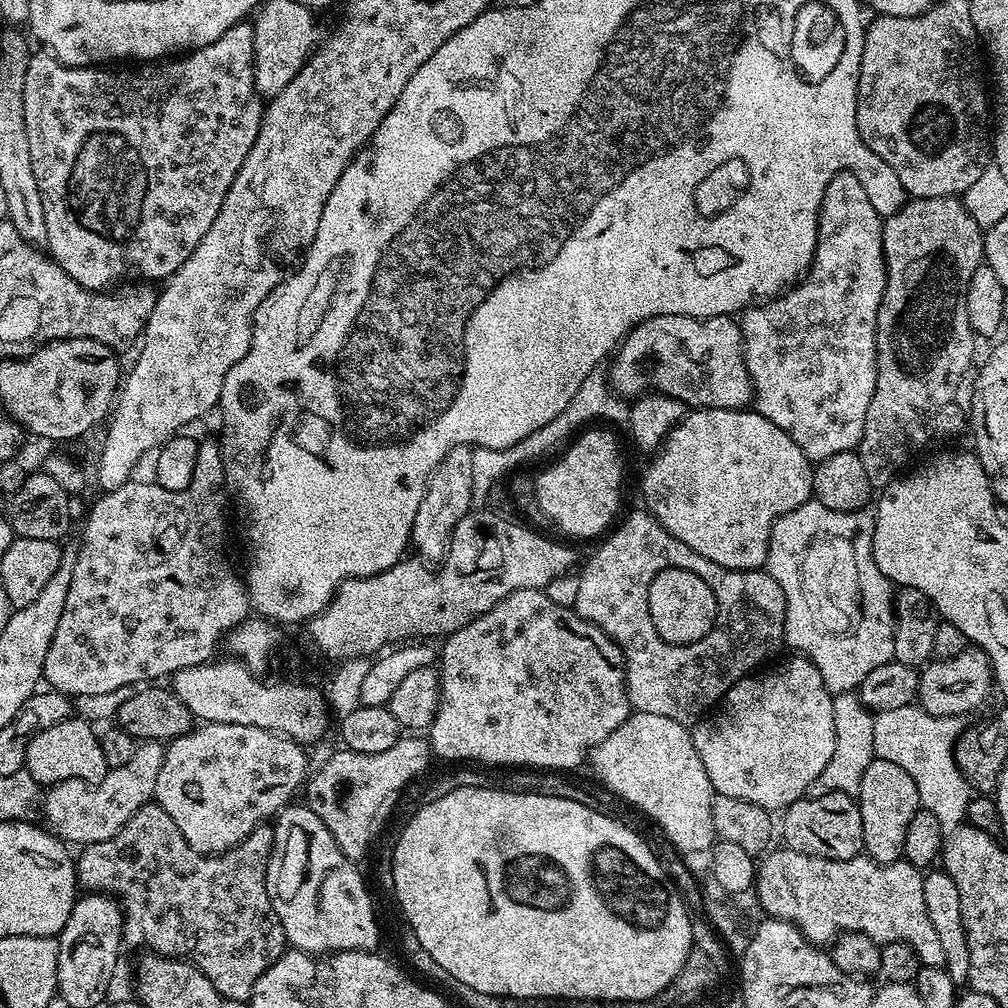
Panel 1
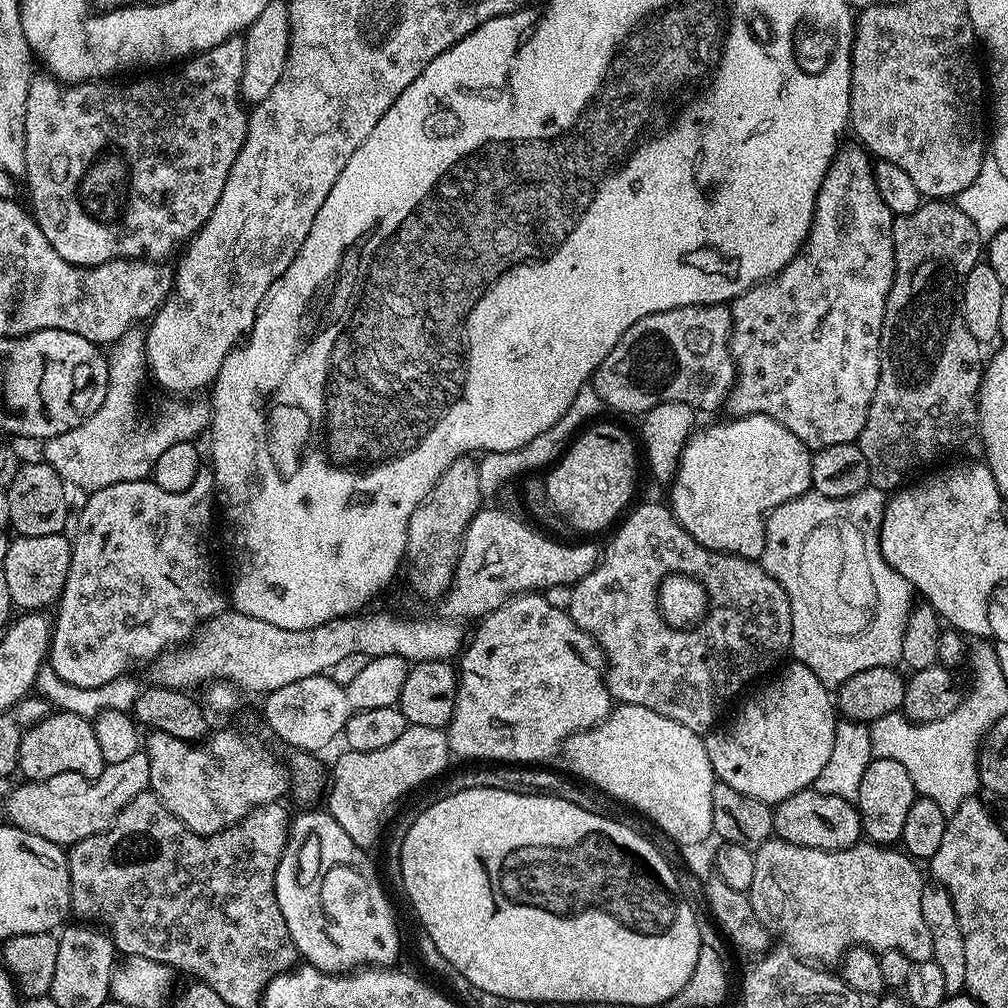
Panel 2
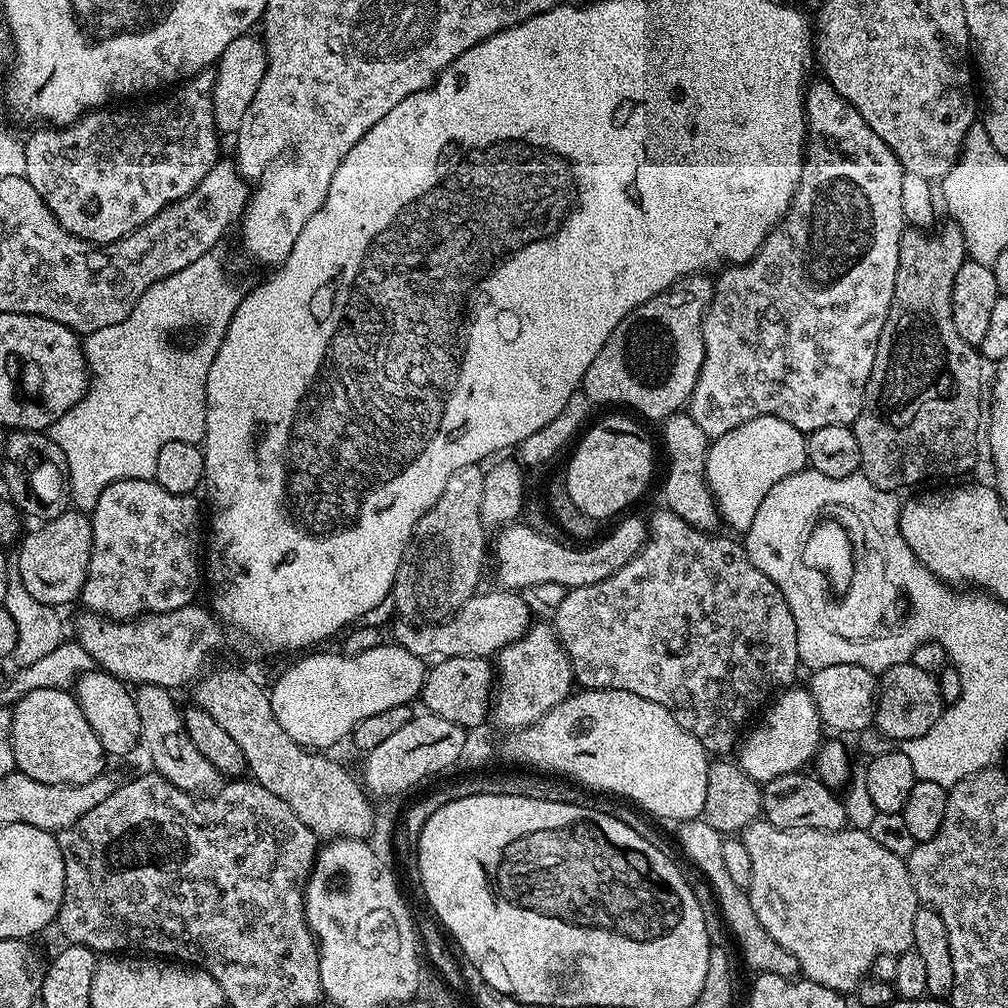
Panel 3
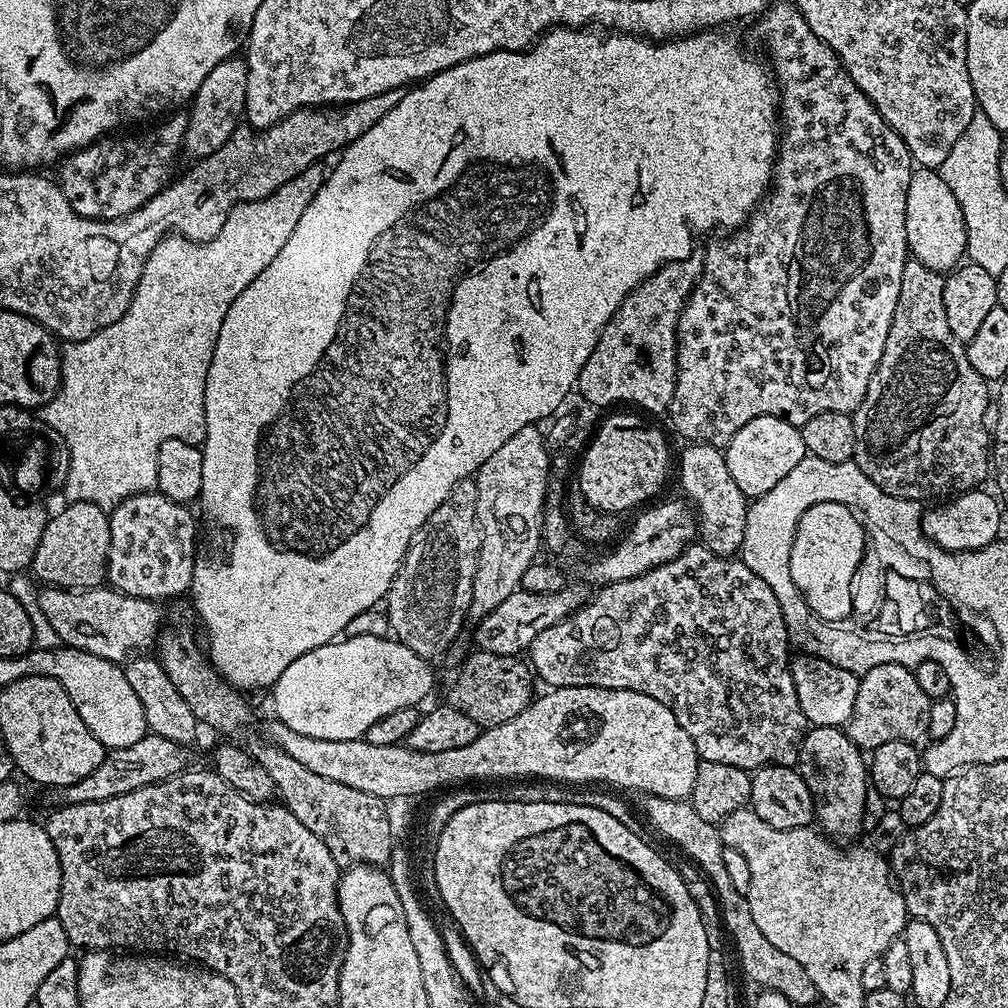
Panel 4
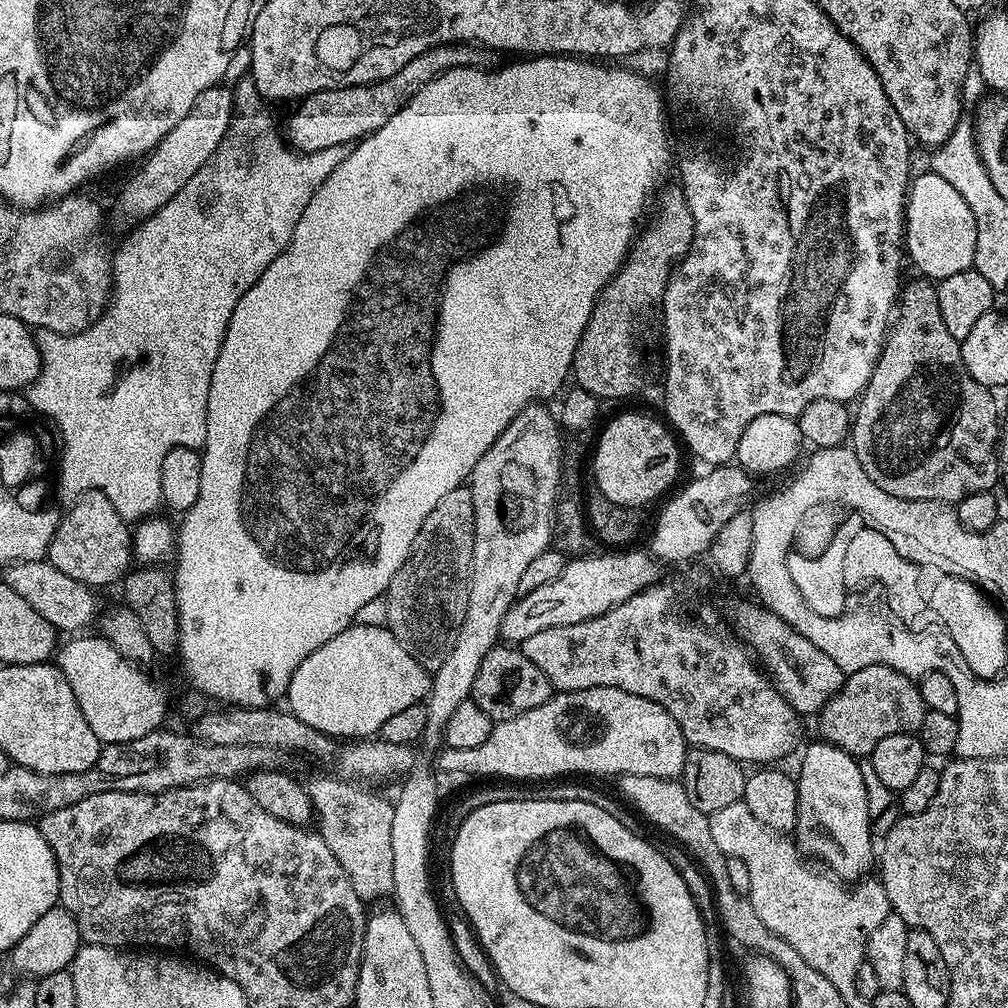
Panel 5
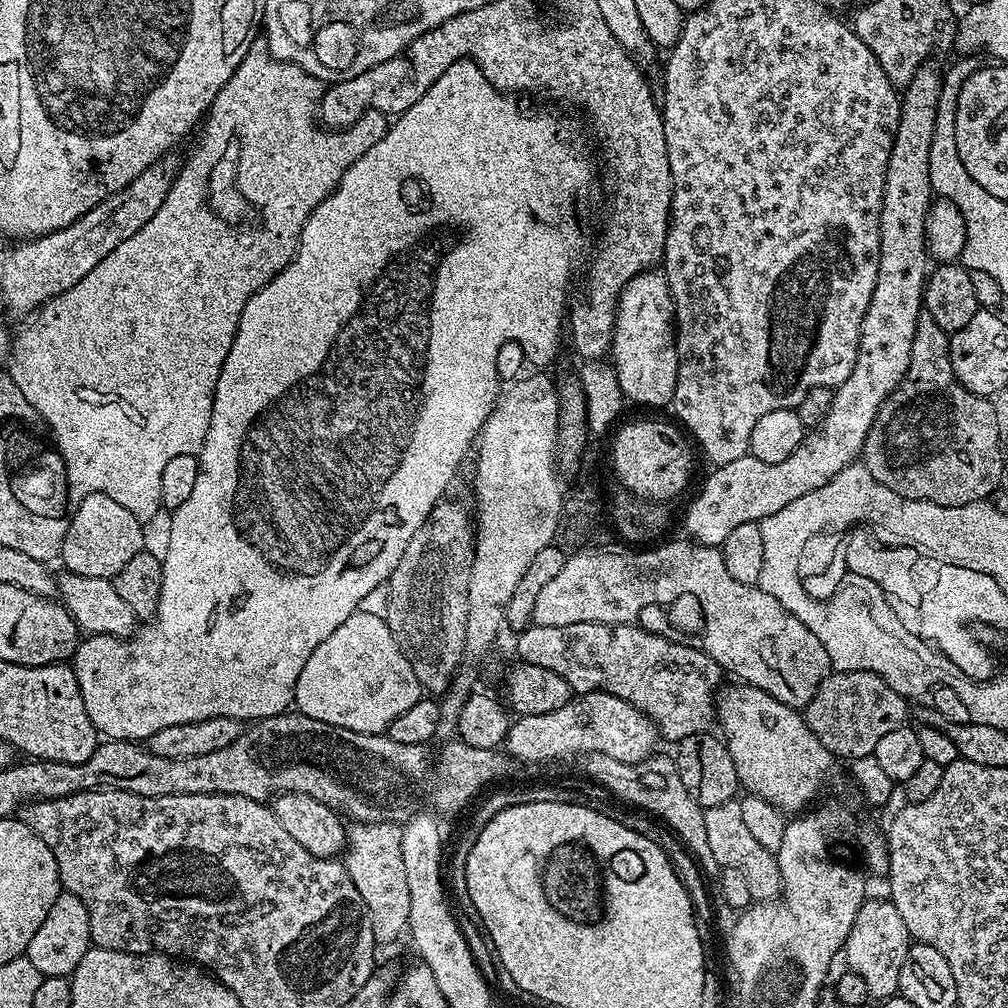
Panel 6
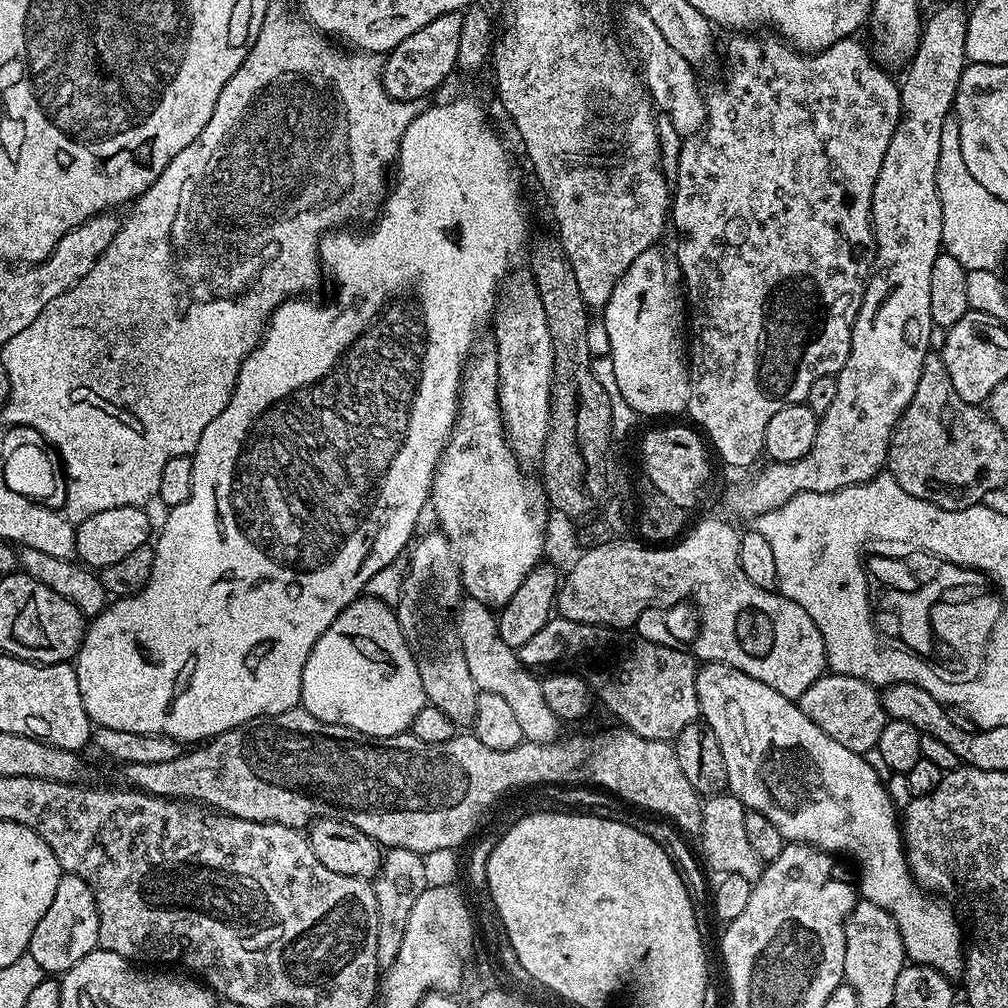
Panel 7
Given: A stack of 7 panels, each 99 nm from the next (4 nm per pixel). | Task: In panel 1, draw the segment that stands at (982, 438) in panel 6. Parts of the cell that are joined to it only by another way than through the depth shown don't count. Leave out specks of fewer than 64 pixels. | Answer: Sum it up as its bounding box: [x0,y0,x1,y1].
[858,196,985,490]

